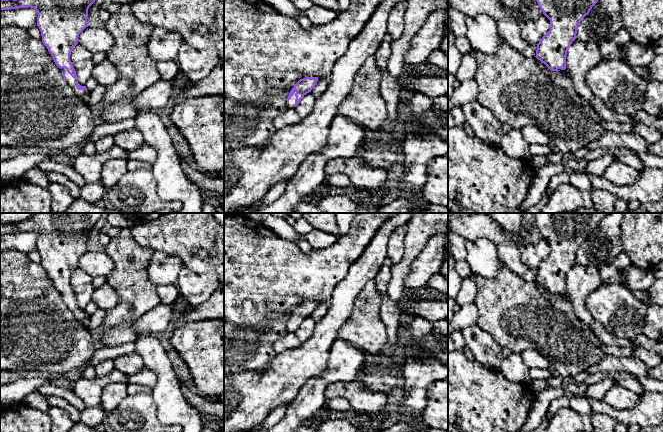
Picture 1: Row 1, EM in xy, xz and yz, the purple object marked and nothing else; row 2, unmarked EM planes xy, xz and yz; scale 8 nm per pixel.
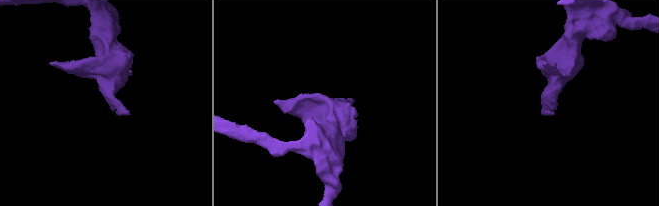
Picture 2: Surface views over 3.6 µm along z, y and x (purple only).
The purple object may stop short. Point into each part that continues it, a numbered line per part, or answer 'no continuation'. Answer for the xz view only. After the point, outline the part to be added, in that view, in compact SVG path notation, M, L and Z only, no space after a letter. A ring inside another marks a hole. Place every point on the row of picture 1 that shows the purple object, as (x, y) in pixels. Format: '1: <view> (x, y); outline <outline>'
1: xz (291, 104); outline M294 90L294 95L291 97L291 99L288 102L288 107L289 108L294 108L295 107L295 99L296 99L295 93L296 93L296 90Z

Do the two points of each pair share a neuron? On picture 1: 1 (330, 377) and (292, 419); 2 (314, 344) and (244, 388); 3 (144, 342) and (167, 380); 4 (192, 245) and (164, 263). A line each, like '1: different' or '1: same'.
1: same
2: same
3: same
4: different

